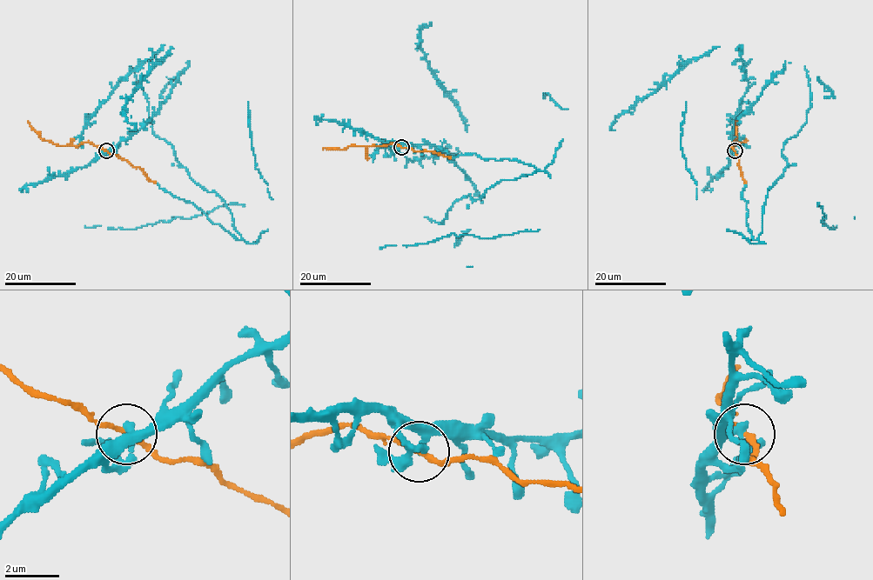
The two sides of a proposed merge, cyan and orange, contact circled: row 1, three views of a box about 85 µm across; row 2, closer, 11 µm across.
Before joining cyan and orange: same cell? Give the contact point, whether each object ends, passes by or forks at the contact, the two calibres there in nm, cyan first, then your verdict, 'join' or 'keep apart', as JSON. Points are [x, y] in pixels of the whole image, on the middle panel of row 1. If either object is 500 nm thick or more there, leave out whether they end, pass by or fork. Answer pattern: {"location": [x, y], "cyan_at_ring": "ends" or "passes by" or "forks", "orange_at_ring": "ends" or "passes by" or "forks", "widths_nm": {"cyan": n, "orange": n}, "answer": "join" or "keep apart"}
{"location": [401, 147], "cyan_at_ring": "forks", "orange_at_ring": "passes by", "widths_nm": {"cyan": 220, "orange": 170}, "answer": "join"}

